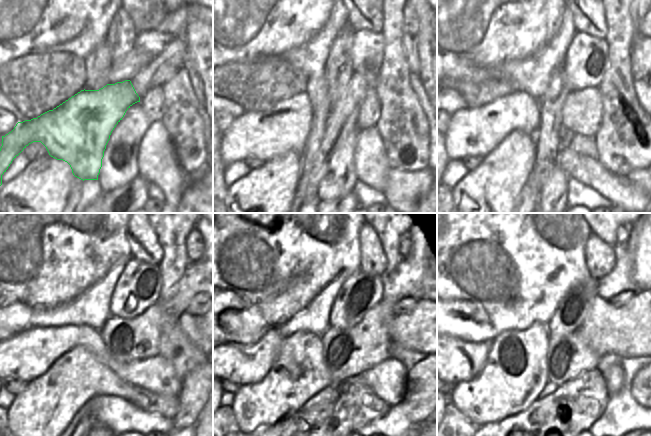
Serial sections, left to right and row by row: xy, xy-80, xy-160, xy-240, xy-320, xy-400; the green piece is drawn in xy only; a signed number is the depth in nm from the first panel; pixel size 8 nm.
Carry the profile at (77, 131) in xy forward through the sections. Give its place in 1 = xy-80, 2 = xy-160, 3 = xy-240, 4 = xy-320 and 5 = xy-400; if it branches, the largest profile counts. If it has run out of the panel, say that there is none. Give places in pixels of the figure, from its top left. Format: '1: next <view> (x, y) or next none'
1: next xy-80 (285, 127)
2: next xy-160 (472, 131)
3: next xy-240 (25, 356)
4: next xy-320 (243, 364)
5: next xy-400 (457, 361)

